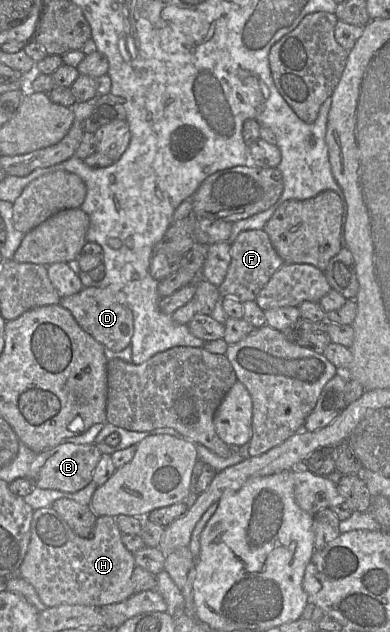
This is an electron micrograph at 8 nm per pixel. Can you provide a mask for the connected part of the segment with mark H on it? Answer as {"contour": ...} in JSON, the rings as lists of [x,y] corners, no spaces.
{"contour":[[[43,507],[33,513],[30,543],[19,568],[19,576],[34,587],[47,608],[64,604],[102,607],[122,602],[135,594],[132,583],[135,567],[134,554],[124,546],[114,517],[98,516],[91,535],[83,538],[52,507]]]}

